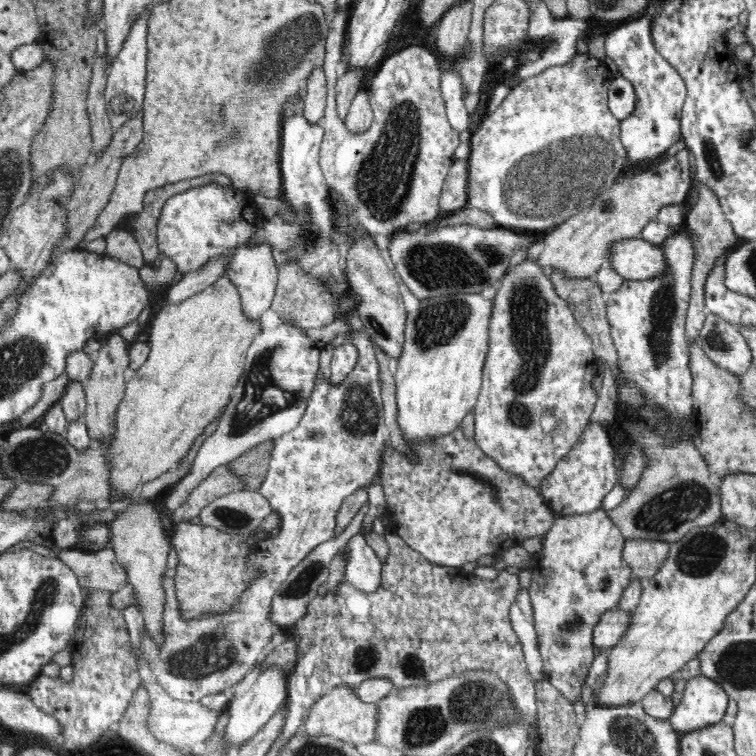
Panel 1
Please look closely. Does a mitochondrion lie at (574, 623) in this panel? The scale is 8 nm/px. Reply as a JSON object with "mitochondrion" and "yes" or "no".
{"mitochondrion":"yes"}

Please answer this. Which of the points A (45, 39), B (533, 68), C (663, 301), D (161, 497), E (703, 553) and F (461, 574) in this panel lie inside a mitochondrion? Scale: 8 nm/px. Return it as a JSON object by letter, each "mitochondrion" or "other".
{"A":"other","B":"other","C":"mitochondrion","D":"other","E":"mitochondrion","F":"other"}

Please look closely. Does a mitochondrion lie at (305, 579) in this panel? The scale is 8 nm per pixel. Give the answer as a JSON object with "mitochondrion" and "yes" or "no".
{"mitochondrion":"yes"}

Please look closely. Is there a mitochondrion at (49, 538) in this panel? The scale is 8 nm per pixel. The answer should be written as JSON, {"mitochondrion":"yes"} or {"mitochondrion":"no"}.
{"mitochondrion":"no"}

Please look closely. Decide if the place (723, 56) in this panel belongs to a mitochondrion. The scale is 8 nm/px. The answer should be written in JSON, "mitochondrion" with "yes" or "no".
{"mitochondrion":"no"}

